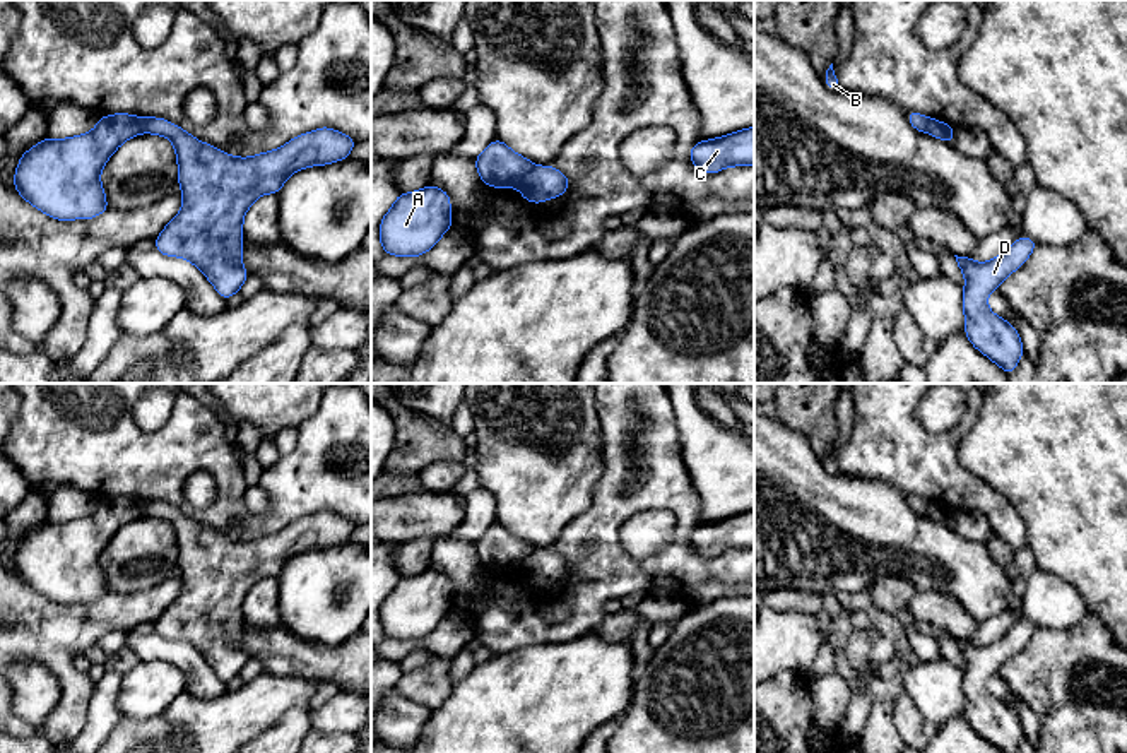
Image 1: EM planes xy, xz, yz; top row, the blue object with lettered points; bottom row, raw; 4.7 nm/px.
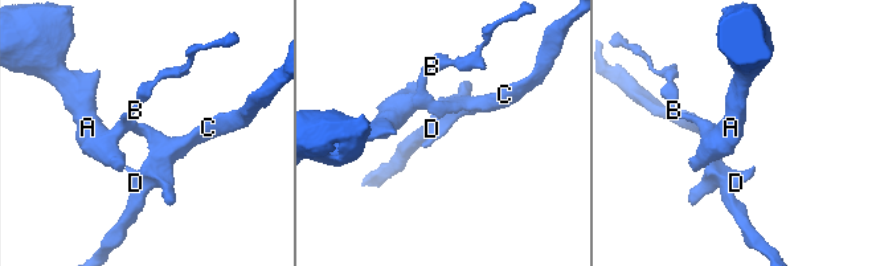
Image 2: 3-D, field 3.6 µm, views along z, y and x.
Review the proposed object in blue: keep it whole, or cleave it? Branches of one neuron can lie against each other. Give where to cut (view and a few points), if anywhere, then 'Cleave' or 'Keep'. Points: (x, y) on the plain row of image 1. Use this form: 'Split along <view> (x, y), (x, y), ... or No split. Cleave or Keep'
Split along xz (536, 550), (517, 569). Cleave

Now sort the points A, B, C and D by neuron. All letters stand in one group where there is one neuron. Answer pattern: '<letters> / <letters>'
A B / C D

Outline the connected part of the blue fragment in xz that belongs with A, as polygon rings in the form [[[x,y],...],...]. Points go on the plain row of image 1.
[[[436,568],[400,577],[380,604],[380,628],[386,638],[419,640],[453,609],[450,578]]]

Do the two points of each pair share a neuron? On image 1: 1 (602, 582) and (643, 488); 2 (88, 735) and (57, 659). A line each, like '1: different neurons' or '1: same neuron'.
1: same neuron
2: different neurons

